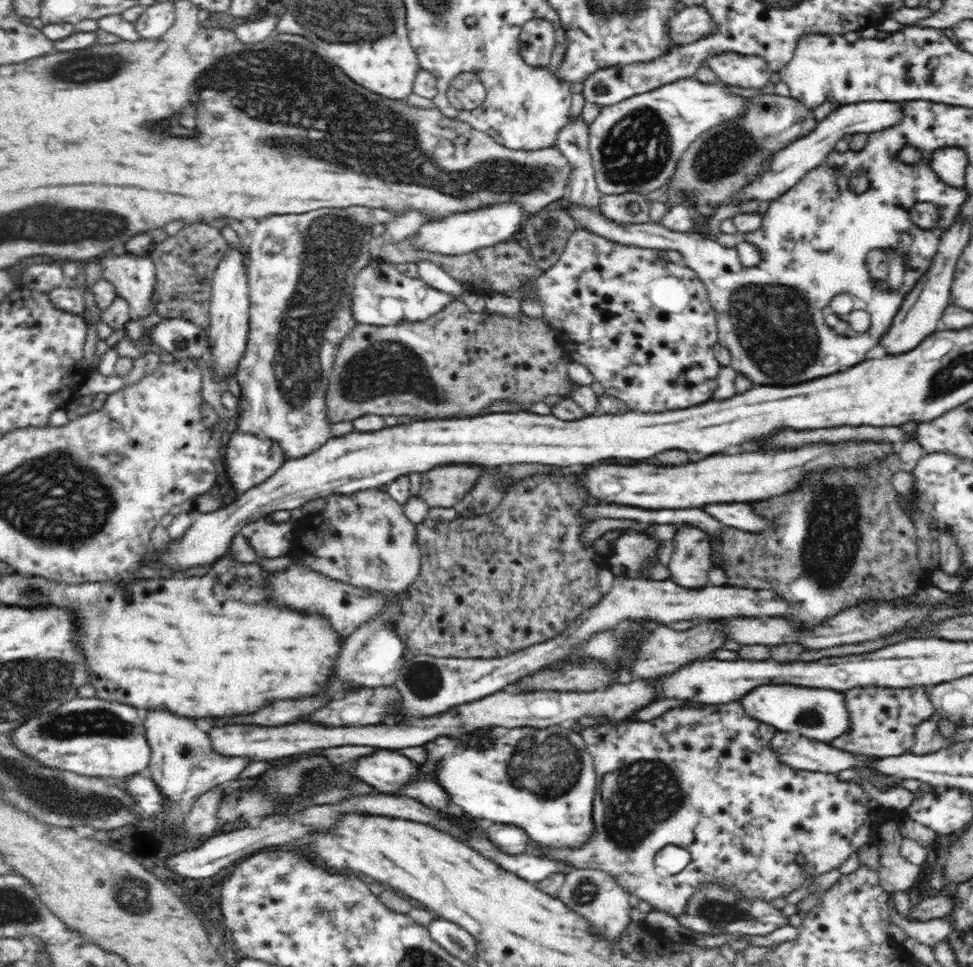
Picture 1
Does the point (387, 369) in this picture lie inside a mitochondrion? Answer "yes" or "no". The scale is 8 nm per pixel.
yes

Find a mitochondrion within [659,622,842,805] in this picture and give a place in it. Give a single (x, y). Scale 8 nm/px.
(810, 718)

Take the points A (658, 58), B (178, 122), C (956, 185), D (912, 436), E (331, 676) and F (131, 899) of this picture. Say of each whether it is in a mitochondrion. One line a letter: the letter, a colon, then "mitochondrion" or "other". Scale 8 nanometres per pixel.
A: other
B: mitochondrion
C: other
D: other
E: other
F: mitochondrion

